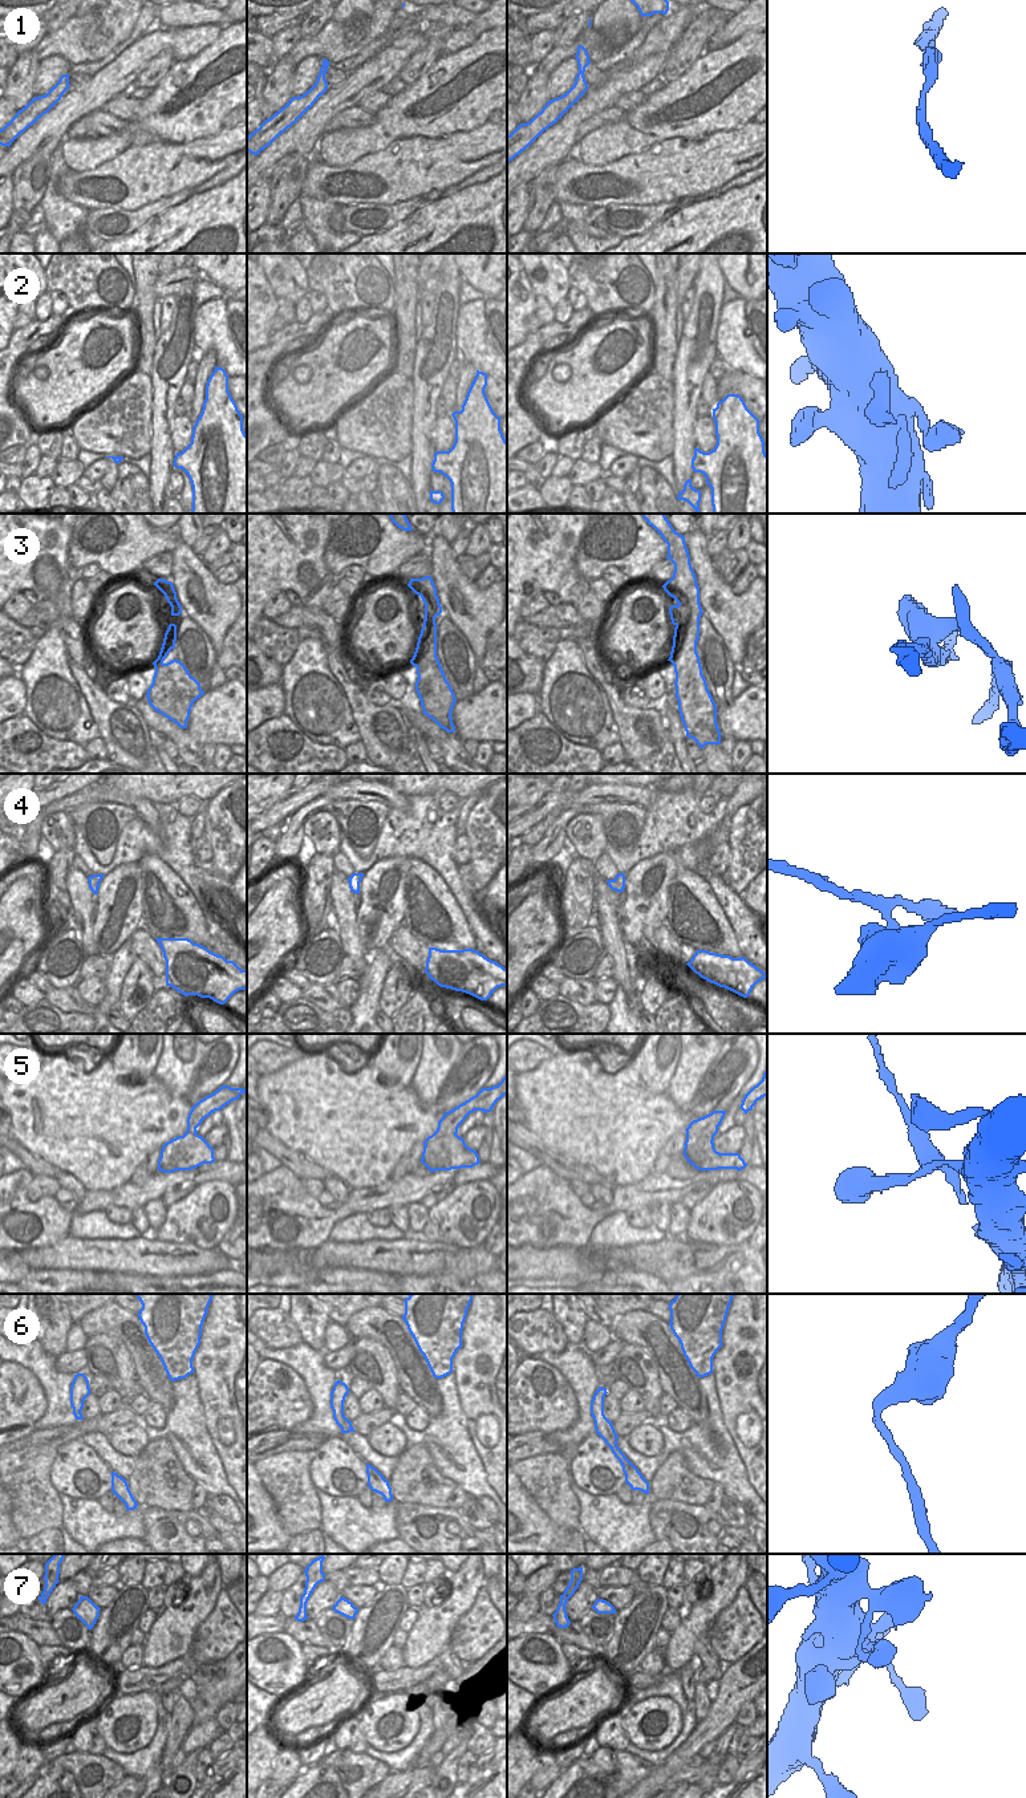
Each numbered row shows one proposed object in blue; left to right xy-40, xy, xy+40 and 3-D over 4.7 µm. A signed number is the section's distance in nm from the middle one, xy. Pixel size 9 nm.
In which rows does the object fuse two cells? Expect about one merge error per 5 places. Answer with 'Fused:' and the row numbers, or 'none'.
Fused: 3, 4, 5

